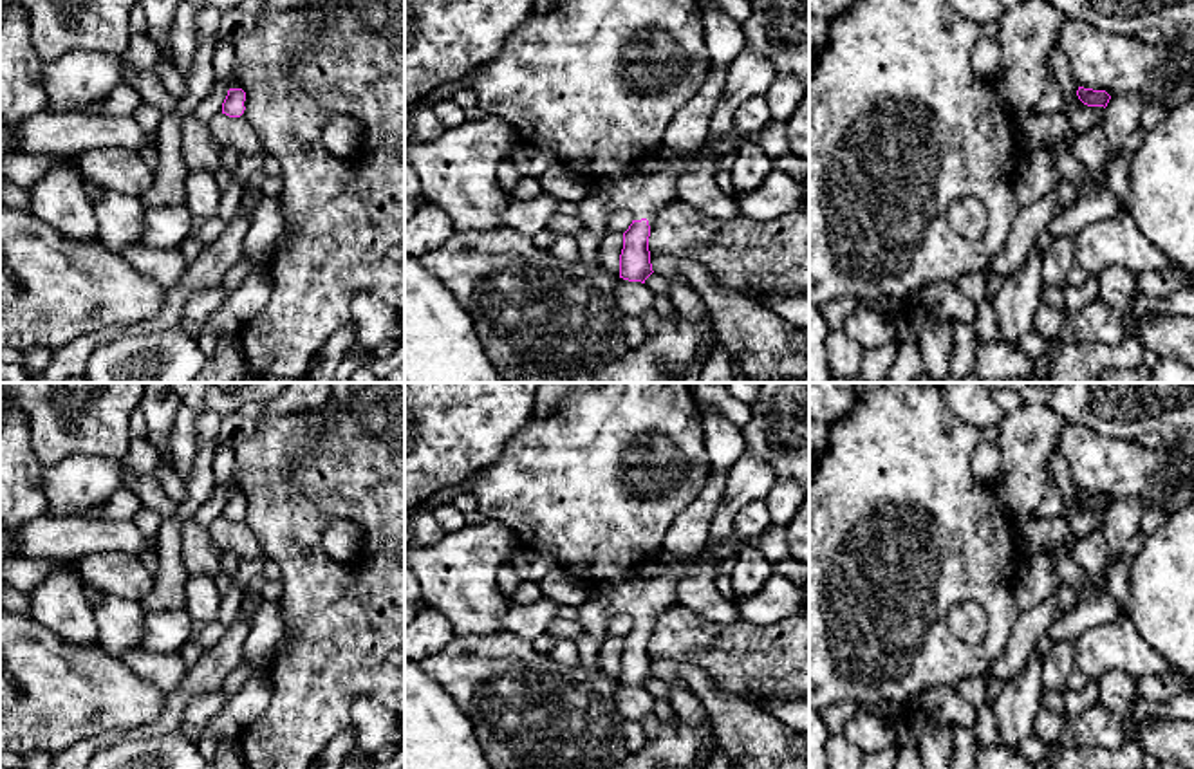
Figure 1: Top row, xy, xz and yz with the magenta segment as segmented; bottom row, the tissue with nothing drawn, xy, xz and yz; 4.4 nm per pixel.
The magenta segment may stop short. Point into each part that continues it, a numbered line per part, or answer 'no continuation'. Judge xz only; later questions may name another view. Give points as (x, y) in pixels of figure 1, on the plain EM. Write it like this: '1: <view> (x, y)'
1: xz (642, 600)

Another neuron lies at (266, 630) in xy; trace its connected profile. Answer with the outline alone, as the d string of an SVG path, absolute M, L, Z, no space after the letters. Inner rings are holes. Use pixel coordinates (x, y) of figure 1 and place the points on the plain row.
M280 599L264 601L249 623L242 661L249 662L257 673L266 673L269 653L284 639L284 634Z

